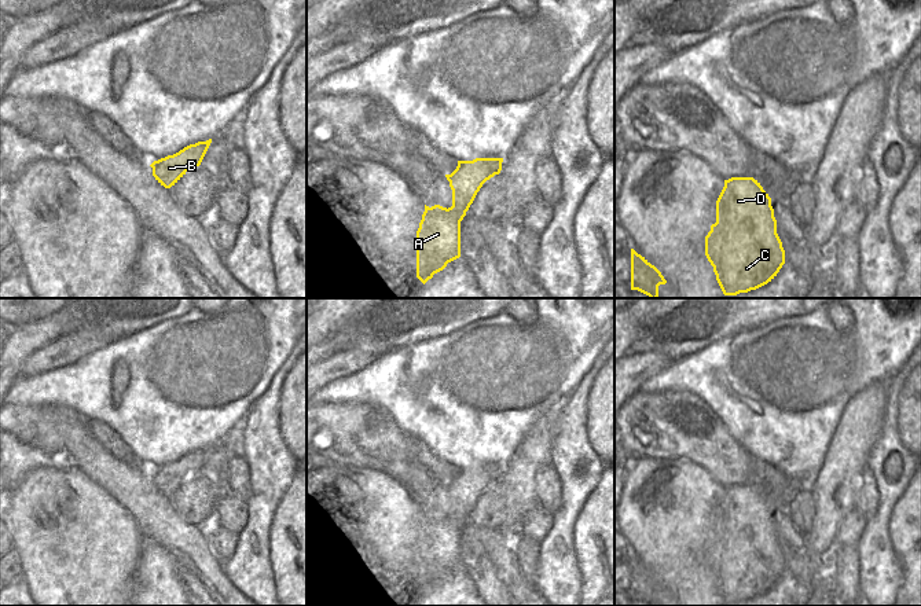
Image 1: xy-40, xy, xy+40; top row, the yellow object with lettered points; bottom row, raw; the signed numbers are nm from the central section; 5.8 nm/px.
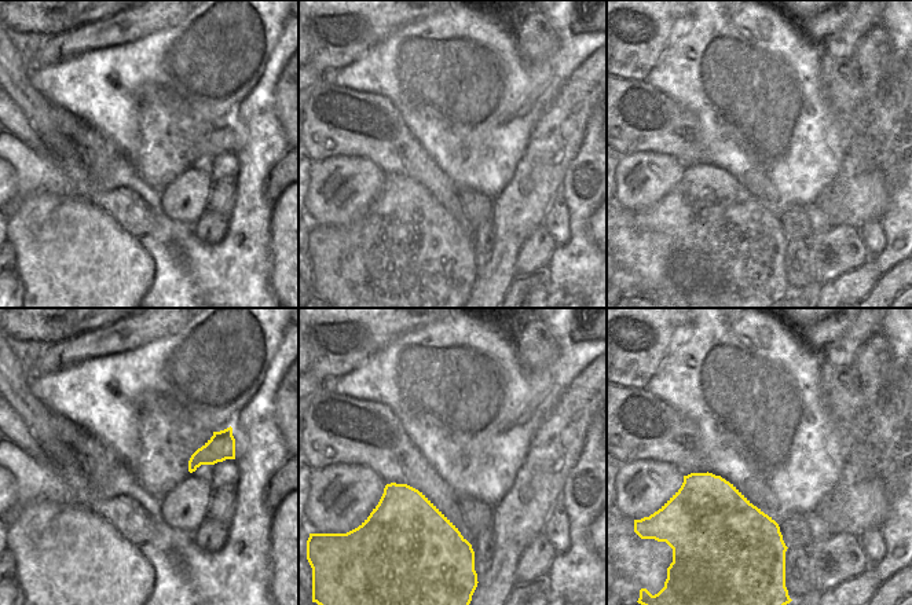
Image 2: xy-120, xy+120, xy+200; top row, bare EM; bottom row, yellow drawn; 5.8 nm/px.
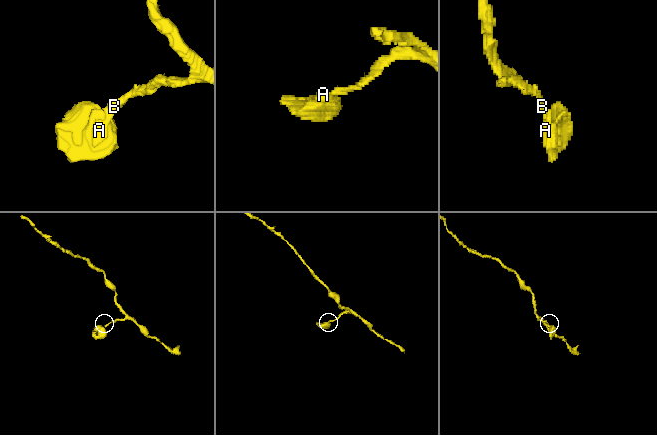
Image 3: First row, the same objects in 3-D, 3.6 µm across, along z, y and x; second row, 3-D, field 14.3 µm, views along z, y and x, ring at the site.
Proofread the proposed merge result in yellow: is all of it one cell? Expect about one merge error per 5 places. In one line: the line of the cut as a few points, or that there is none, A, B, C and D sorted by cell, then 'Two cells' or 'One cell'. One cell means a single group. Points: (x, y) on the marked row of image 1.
No split. Groups: A B C D. One cell

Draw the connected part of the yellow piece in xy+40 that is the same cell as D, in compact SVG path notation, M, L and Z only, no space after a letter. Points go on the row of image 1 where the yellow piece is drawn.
M753 177L724 180L705 256L724 295L767 284L785 264L771 198Z

